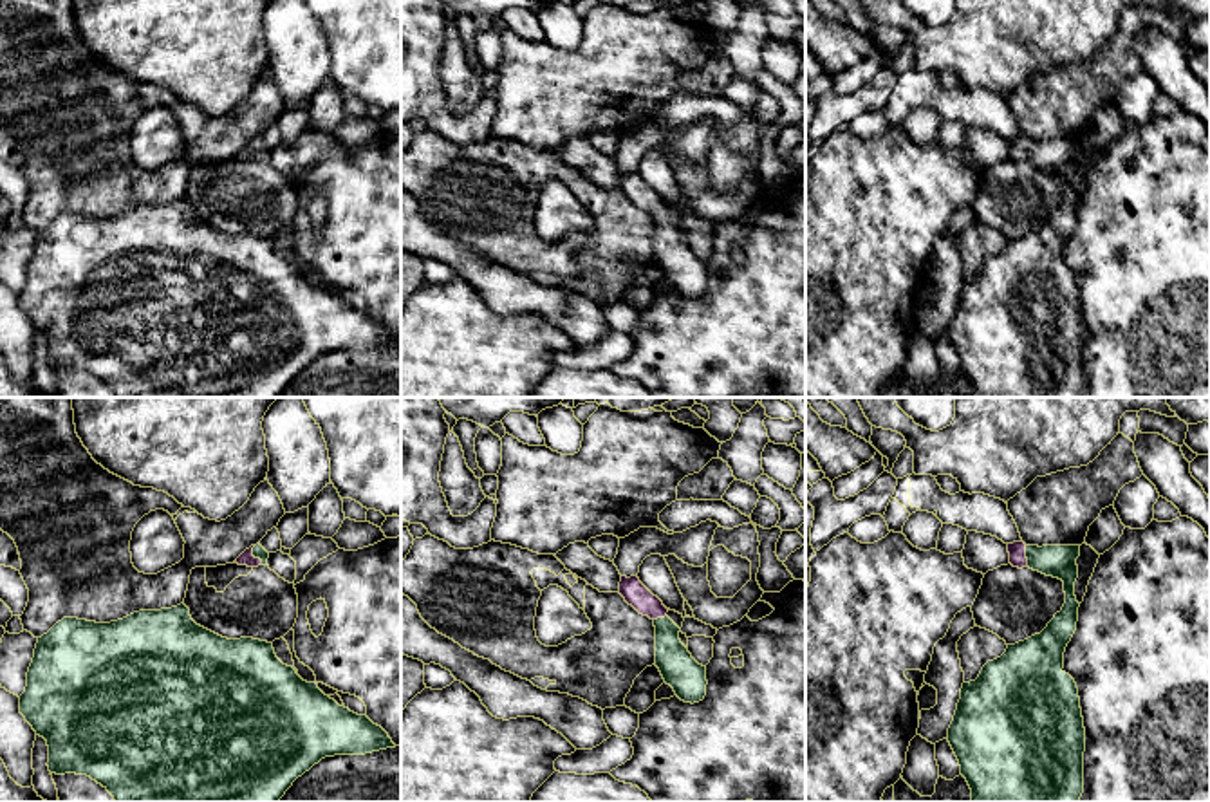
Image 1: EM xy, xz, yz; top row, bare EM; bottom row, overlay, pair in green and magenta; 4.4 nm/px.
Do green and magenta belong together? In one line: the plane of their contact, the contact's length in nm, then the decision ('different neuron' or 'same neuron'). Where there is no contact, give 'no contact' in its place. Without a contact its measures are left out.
xy | 100 nm | same neuron

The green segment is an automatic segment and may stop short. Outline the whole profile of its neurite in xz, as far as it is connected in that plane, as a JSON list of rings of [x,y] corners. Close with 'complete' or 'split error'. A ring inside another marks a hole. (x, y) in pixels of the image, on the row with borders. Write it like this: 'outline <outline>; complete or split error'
outline [[[621,576],[618,591],[628,605],[639,614],[648,616],[656,627],[656,667],[659,668],[666,685],[670,685],[675,695],[684,703],[699,703],[706,695],[706,667],[699,665],[688,648],[679,639],[679,627],[666,616],[668,609],[654,596],[638,576]]]; split error

